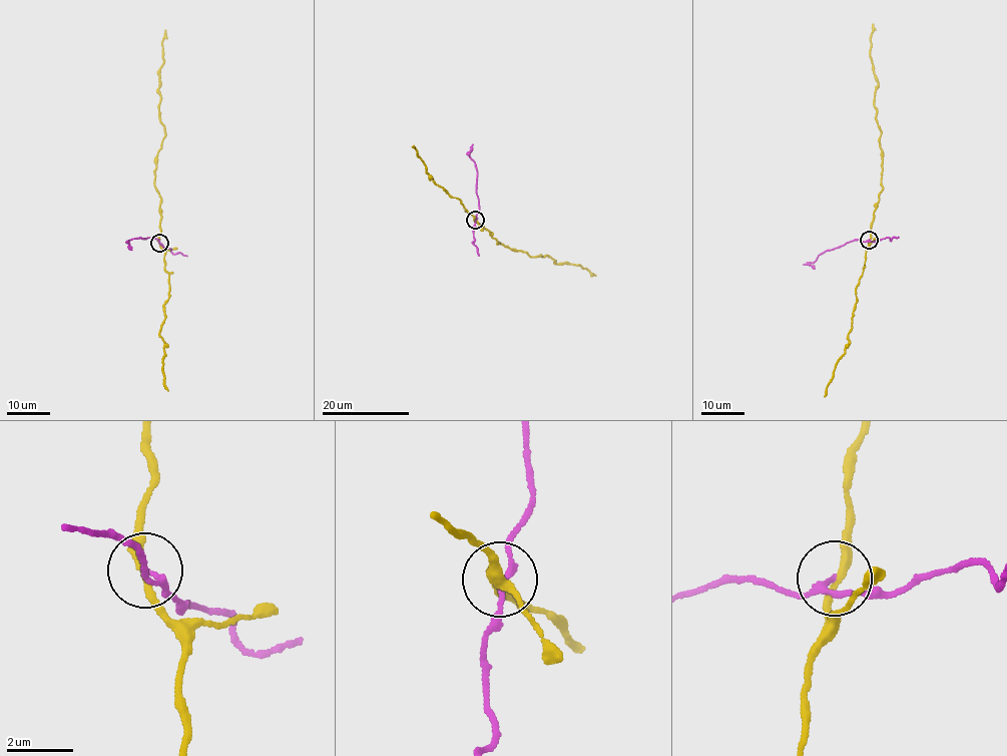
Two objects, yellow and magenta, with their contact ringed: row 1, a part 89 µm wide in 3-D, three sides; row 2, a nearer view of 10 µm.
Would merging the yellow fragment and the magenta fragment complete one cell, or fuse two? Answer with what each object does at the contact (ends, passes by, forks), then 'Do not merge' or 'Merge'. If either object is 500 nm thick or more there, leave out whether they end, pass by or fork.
At the ring yellow passes by. At the ring magenta passes by. Do not merge

